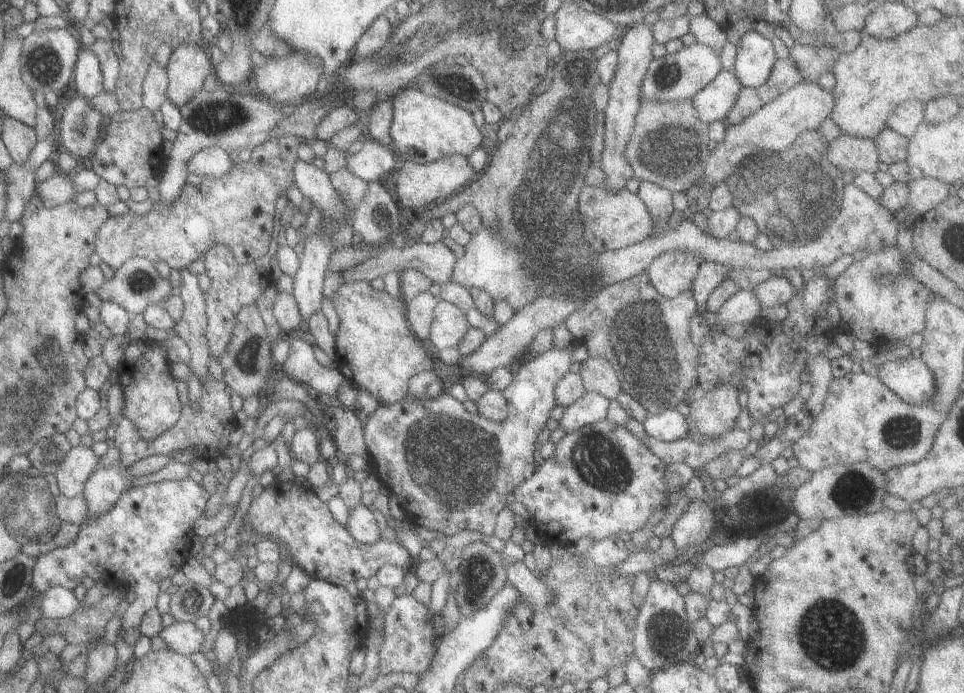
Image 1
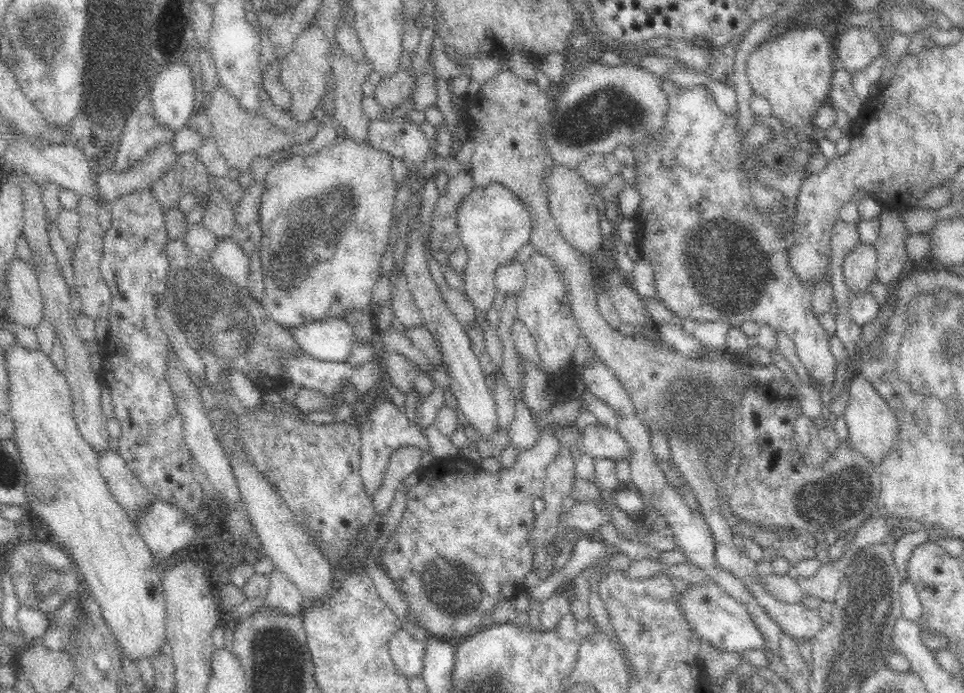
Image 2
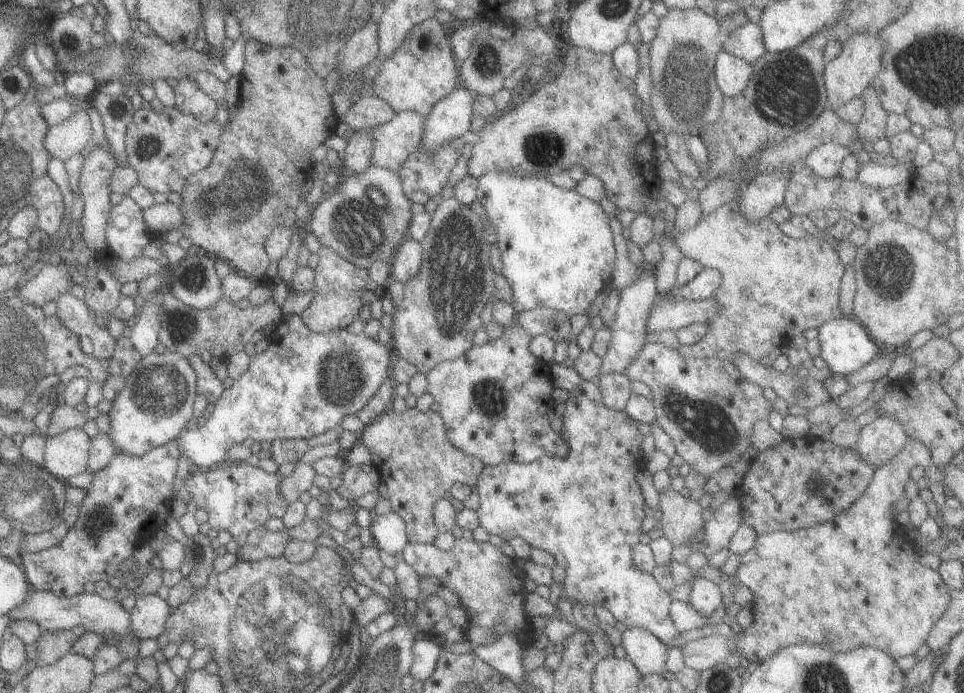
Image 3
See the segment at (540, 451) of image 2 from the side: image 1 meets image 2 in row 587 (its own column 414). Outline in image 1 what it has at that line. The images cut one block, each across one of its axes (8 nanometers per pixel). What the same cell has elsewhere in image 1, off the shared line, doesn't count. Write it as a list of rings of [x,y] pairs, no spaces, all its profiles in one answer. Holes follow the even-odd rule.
[[[552,346],[549,350],[542,352],[541,354],[532,354],[528,357],[520,360],[516,365],[513,366],[513,378],[511,382],[503,389],[502,395],[506,398],[506,416],[501,422],[491,422],[490,420],[483,419],[477,413],[469,413],[463,408],[463,405],[451,395],[441,393],[440,396],[435,398],[429,398],[427,396],[421,396],[416,398],[411,393],[407,393],[407,396],[399,402],[391,404],[380,403],[375,412],[371,412],[365,420],[365,426],[362,427],[362,438],[369,452],[371,460],[369,461],[372,474],[376,475],[380,484],[384,486],[391,495],[394,495],[399,504],[403,508],[408,521],[416,529],[424,526],[429,530],[435,530],[441,536],[448,536],[457,534],[461,530],[470,530],[483,534],[484,537],[488,537],[492,534],[494,529],[494,522],[497,513],[503,507],[504,497],[509,492],[512,492],[515,486],[519,486],[523,480],[529,478],[536,465],[533,460],[533,452],[535,452],[535,438],[537,434],[544,428],[546,422],[549,419],[549,410],[553,408],[555,402],[553,402],[553,388],[557,384],[557,380],[561,378],[565,373],[568,372],[569,366],[571,366],[571,354],[572,347],[554,347]]]

